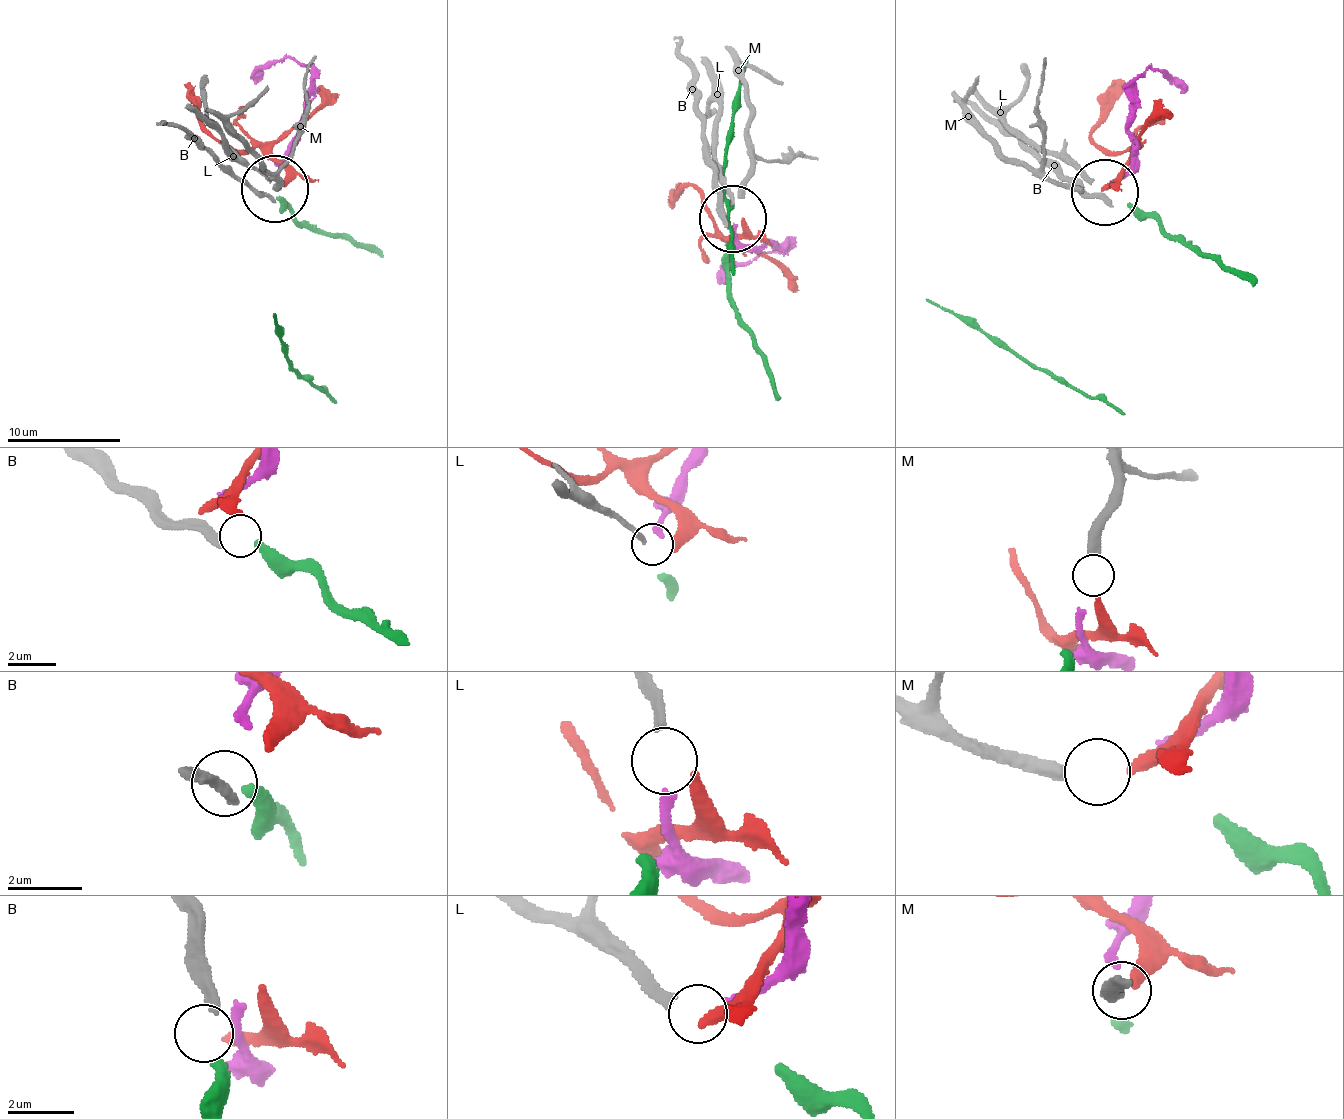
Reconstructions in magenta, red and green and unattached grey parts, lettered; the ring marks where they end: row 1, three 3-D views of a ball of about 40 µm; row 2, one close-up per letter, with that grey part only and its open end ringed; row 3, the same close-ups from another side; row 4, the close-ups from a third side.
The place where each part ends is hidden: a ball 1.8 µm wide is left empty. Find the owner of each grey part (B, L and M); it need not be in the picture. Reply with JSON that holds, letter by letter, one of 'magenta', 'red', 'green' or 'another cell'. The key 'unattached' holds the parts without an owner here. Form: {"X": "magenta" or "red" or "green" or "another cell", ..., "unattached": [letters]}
{"B": "green", "L": "magenta", "M": "red", "unattached": []}

